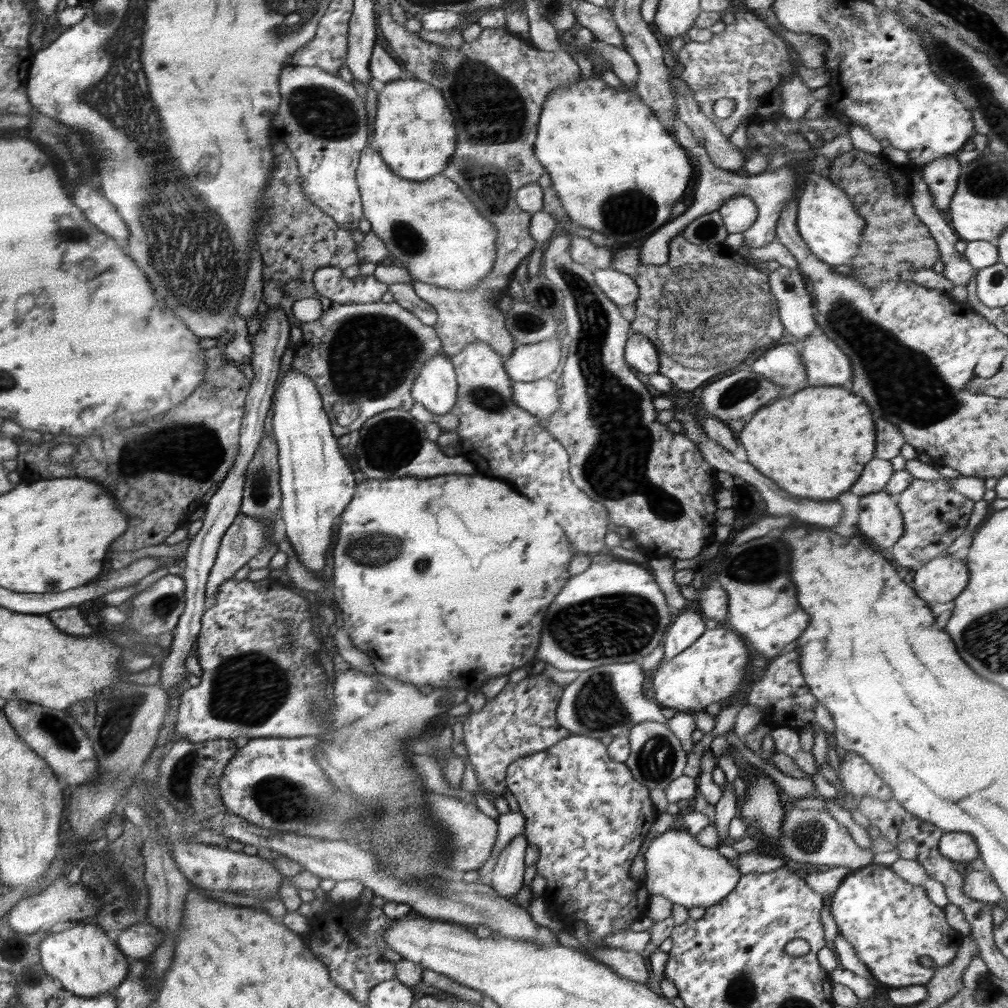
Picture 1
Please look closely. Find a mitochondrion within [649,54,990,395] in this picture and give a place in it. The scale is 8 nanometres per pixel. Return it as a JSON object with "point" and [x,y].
{"point":[704,320]}

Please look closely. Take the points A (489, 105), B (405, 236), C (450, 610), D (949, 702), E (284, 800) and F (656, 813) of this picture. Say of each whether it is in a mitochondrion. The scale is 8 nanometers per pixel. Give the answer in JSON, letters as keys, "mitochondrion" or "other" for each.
{"A":"mitochondrion","B":"mitochondrion","C":"other","D":"other","E":"mitochondrion","F":"other"}

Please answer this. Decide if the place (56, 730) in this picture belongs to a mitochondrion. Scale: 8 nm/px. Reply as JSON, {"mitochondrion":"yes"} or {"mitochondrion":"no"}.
{"mitochondrion":"yes"}

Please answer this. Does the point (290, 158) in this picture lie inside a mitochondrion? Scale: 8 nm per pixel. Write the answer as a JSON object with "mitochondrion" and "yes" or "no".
{"mitochondrion":"no"}

